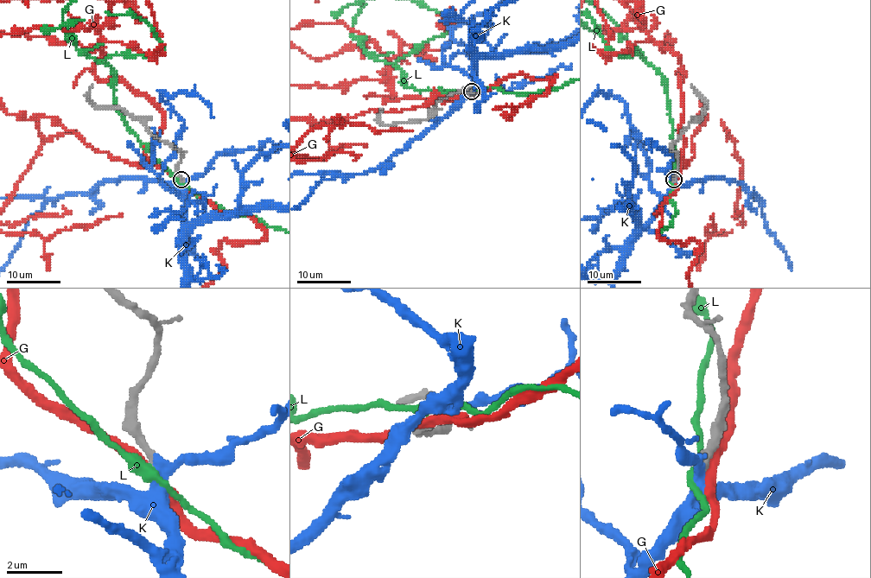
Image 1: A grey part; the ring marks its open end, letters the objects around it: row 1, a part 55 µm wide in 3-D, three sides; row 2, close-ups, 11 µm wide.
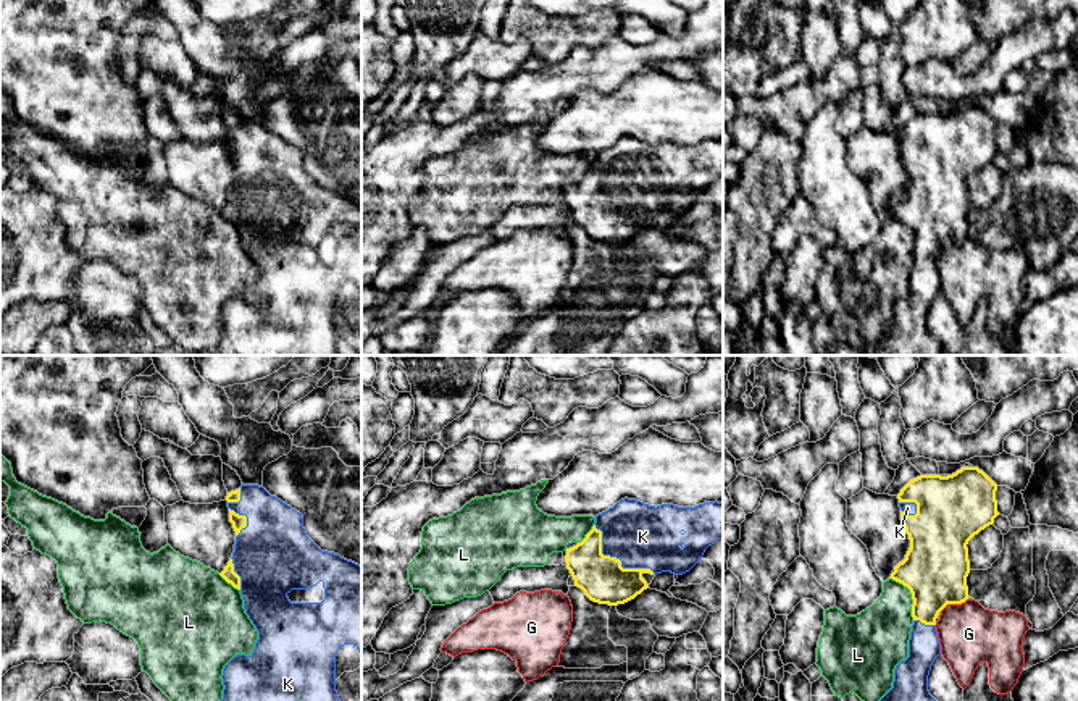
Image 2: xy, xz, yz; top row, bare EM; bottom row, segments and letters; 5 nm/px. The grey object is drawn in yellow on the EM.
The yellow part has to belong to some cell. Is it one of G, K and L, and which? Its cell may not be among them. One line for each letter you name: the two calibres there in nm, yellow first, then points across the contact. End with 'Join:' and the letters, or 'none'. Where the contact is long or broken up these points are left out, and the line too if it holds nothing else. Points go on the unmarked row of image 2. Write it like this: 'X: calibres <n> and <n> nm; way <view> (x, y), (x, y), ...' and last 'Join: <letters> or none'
K: calibres 240 and 320 nm
Join: K

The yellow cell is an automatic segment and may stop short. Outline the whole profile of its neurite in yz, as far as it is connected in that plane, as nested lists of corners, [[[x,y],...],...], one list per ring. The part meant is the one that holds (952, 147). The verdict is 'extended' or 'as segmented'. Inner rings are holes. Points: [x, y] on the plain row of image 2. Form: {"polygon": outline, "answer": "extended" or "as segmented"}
{"polygon": [[[962,105],[952,113],[920,113],[897,132],[900,158],[910,178],[905,197],[891,215],[912,231],[913,263],[909,278],[909,296],[894,307],[892,326],[876,341],[873,350],[860,355],[942,355],[942,344],[928,330],[928,313],[941,292],[936,257],[947,242],[962,242],[968,234],[970,212],[968,179],[994,162],[999,153],[997,123],[978,105]]], "answer": "extended"}

